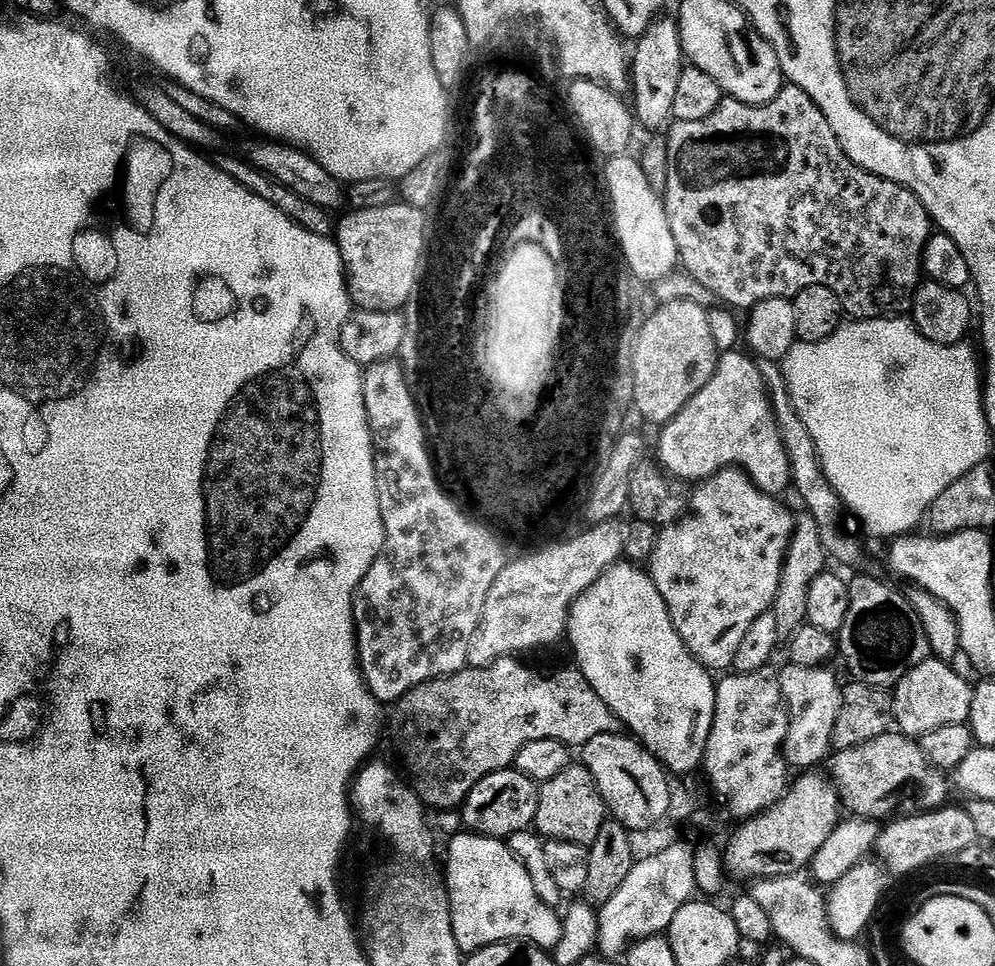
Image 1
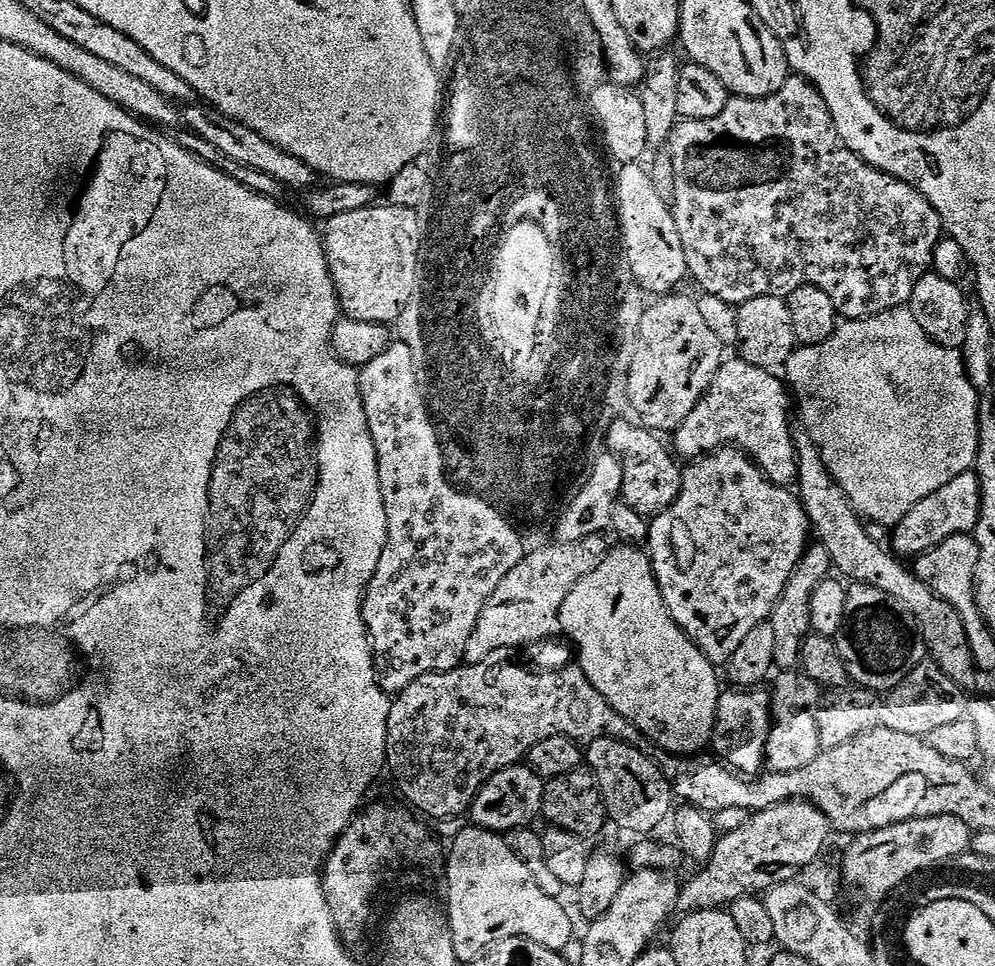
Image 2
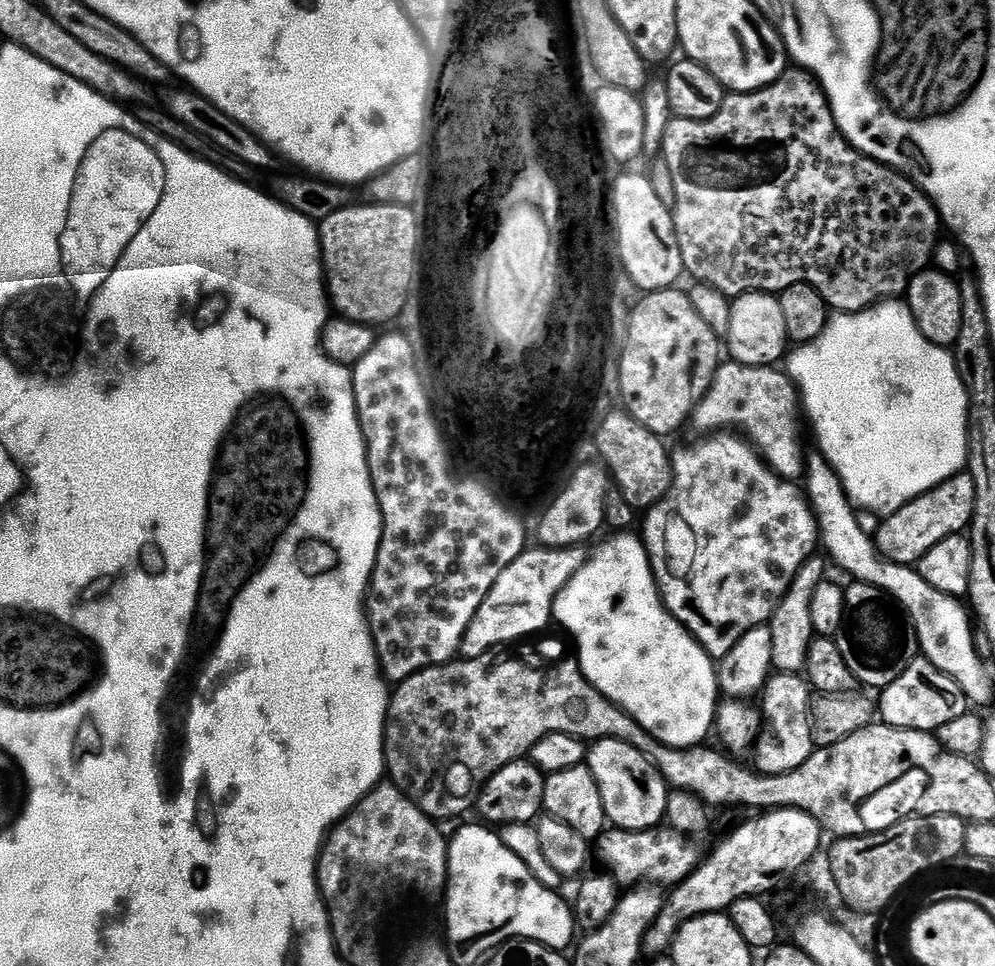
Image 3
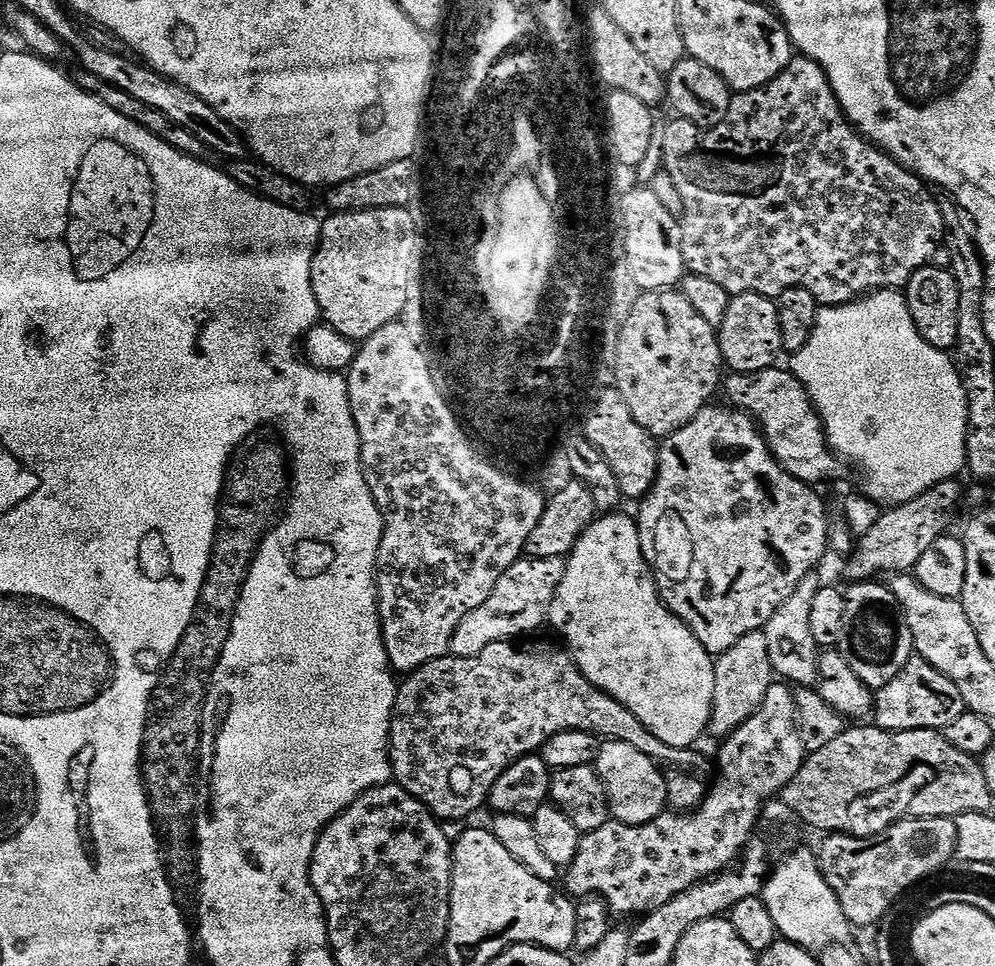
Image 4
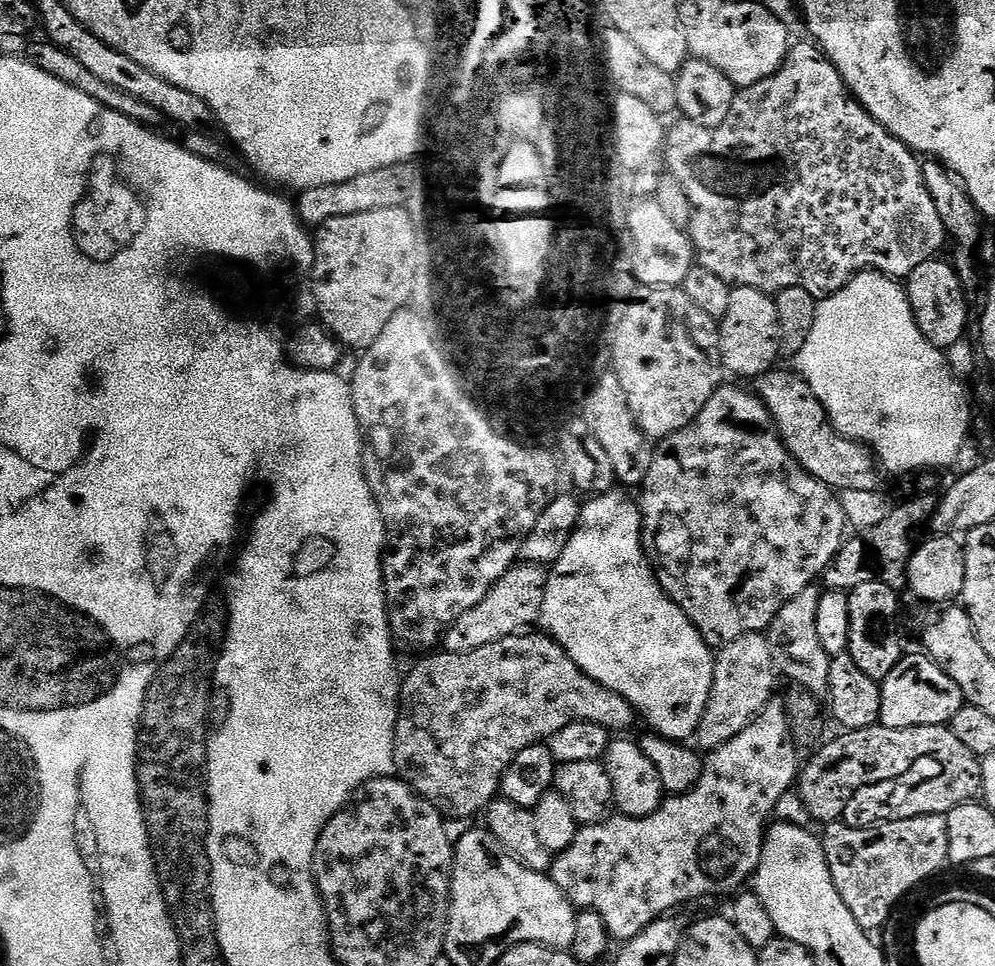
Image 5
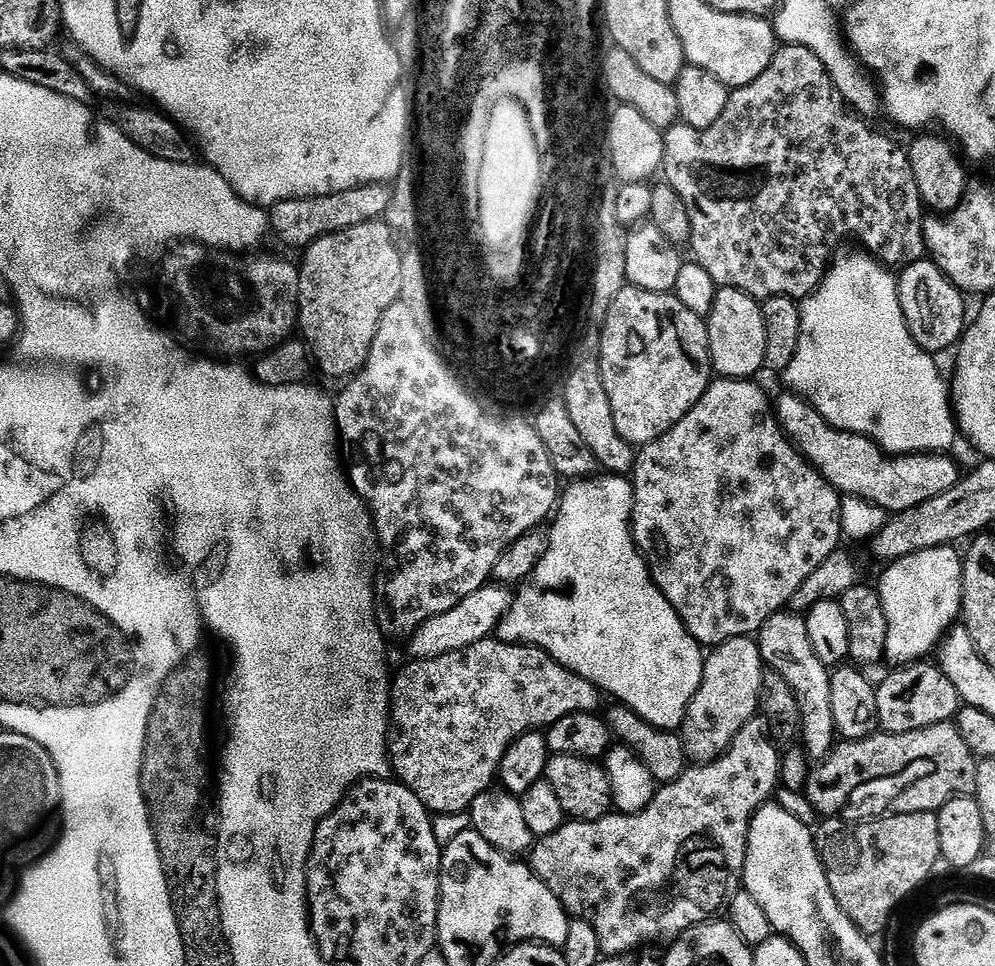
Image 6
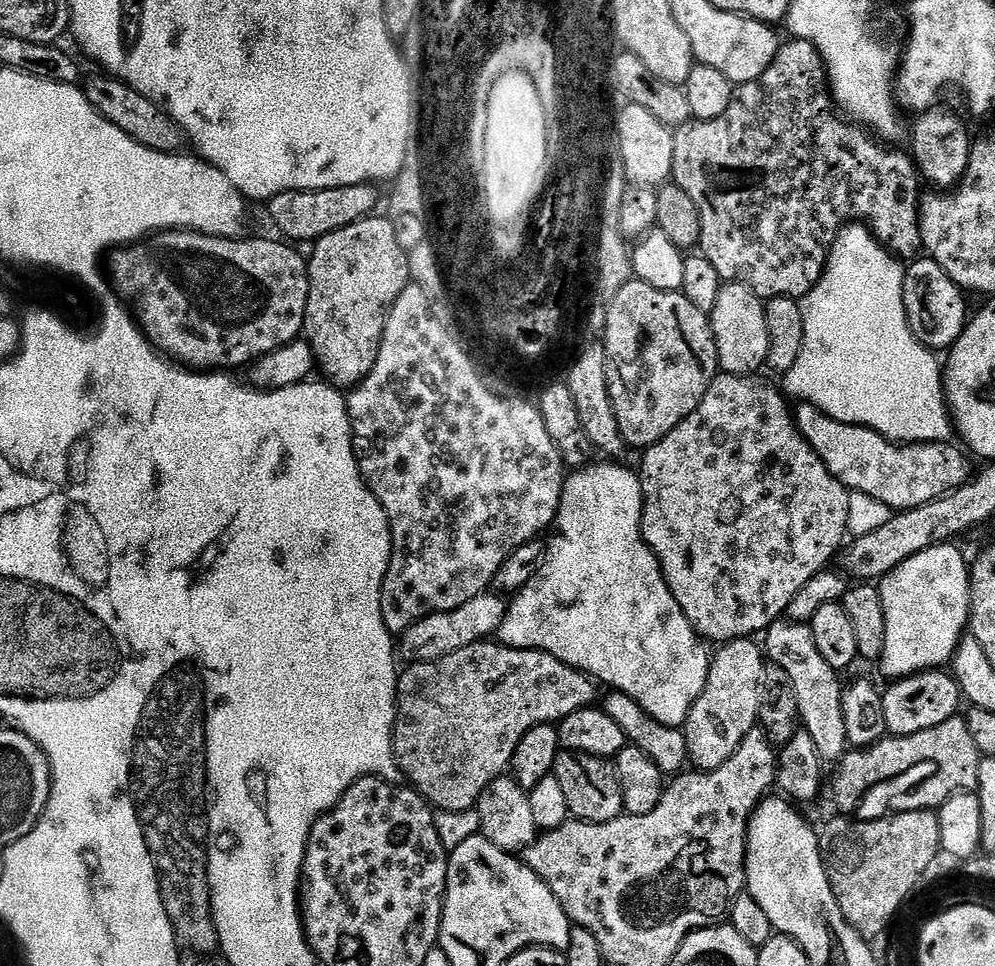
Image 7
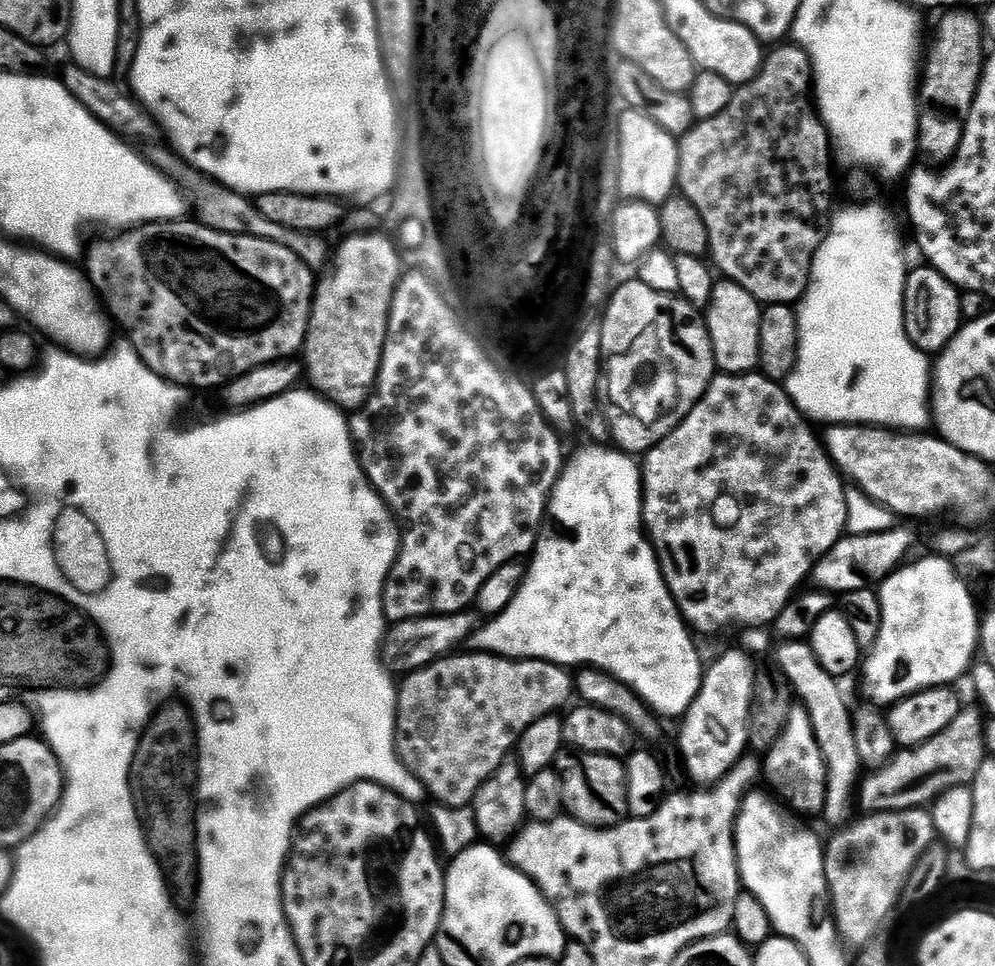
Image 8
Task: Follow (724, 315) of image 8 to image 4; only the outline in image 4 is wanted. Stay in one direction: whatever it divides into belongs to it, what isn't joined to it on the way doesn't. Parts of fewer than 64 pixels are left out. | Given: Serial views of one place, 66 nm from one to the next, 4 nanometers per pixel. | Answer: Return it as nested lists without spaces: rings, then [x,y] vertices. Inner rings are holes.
[[[758,294],[732,297],[726,318],[718,329],[720,354],[732,372],[757,372],[773,367],[782,356],[782,334],[775,299]]]

